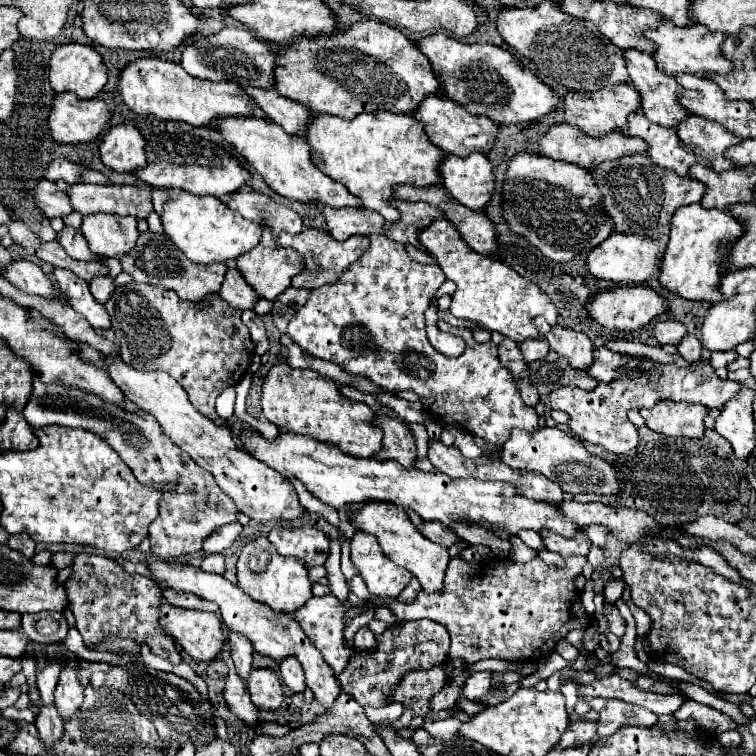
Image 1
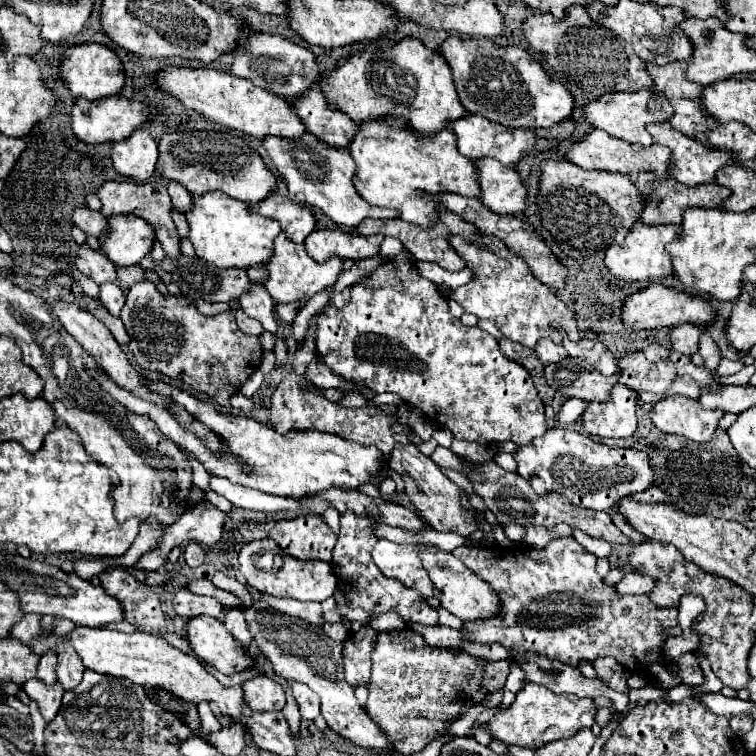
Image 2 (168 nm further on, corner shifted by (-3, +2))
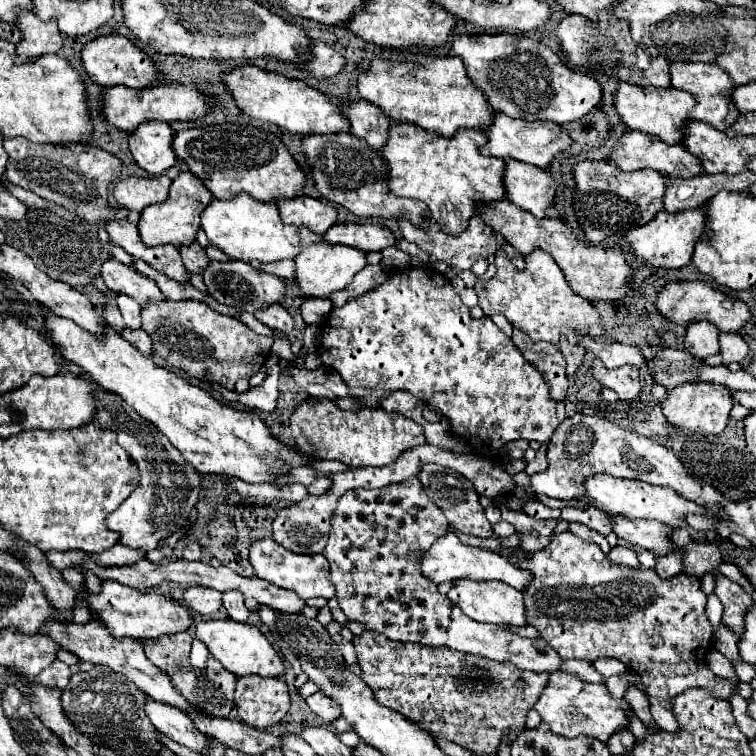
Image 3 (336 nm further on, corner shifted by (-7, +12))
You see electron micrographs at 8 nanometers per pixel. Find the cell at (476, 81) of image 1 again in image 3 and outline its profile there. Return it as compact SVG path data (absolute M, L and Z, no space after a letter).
M459 34L451 52L463 60L467 76L487 96L491 108L509 118L569 124L595 110L601 100L595 78L569 70L551 48L523 34Z

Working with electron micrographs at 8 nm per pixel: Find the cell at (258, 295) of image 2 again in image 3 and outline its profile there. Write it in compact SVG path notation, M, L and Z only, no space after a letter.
M269 304L267 308L257 310L255 318L269 328L283 330L285 334L289 334L293 330L293 318L289 316L289 312L281 304Z

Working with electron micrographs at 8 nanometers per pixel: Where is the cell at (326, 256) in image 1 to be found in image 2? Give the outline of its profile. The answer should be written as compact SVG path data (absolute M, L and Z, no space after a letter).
M341 228L315 230L305 240L305 248L307 248L307 254L311 258L315 258L317 262L325 262L333 256L363 260L363 258L373 258L379 254L383 238L385 238L385 234L361 236L361 234L345 232Z

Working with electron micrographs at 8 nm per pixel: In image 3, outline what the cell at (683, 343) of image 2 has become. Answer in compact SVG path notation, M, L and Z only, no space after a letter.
M707 320L691 322L685 328L685 348L687 348L687 352L691 352L693 356L699 356L699 358L705 358L709 354L717 354L719 352L717 334L719 334L719 330Z

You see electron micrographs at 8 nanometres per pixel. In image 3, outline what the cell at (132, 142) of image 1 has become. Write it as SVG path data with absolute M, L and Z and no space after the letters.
M143 122L129 136L129 150L139 168L151 176L163 174L175 164L175 154L171 148L173 128L167 122Z

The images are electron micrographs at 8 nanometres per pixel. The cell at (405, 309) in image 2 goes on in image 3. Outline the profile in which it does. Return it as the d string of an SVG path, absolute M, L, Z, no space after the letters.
M397 266L397 268L391 268L389 274L387 274L387 280L379 286L375 286L373 290L357 296L357 298L351 298L345 302L345 306L341 308L333 308L331 314L327 316L327 322L323 326L323 336L321 336L321 360L325 366L337 370L341 374L341 378L349 384L351 388L351 398L357 398L361 402L361 408L371 407L376 408L379 398L391 390L409 390L413 396L417 396L419 400L423 400L429 408L435 408L437 412L441 412L449 424L451 424L451 430L459 436L463 436L465 440L471 442L471 446L477 450L477 454L491 454L495 450L499 450L501 446L505 446L507 442L513 442L513 440L519 440L519 438L525 438L525 440L537 440L537 442L547 442L551 438L551 434L555 432L555 428L559 426L559 420L555 416L555 400L551 400L549 392L547 392L547 384L543 382L543 376L541 372L531 364L527 362L521 352L515 348L515 344L505 336L503 330L499 330L491 318L471 318L469 314L469 308L461 302L461 298L455 294L451 282L441 276L439 272L431 270L431 268L409 268L409 266Z

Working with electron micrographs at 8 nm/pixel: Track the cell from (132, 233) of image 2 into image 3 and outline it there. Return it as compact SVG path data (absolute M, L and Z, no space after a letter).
M181 170L179 174L185 174L185 176L173 178L167 202L147 206L141 212L137 228L139 228L141 242L147 246L159 246L159 244L181 246L181 244L189 244L195 240L195 232L199 228L199 214L211 202L213 196L203 188L203 182L195 174L191 174L189 170Z

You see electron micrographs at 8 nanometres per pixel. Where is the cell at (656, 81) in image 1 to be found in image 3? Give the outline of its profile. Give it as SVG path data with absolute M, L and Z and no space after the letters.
M673 62L669 66L669 72L671 72L671 86L693 94L697 100L695 108L689 112L691 120L705 122L717 130L725 130L731 122L737 120L739 110L735 108L733 100L731 100L731 114L729 114L729 92L735 88L735 84L719 66L703 64L703 62Z

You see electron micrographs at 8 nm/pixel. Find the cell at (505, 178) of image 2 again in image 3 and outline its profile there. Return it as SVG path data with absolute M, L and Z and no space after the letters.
M507 160L505 172L503 172L503 186L505 186L505 198L519 208L531 212L537 218L545 216L545 208L553 204L555 196L555 182L553 178L535 166L529 166L525 162Z

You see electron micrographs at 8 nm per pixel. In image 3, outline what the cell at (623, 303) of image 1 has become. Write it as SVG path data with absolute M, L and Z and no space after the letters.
M667 282L657 292L655 308L659 310L659 314L663 314L667 320L671 320L675 324L687 326L695 320L707 320L723 332L739 332L751 316L749 308L741 300L731 298L731 296L723 294L721 290L715 290L703 282Z

